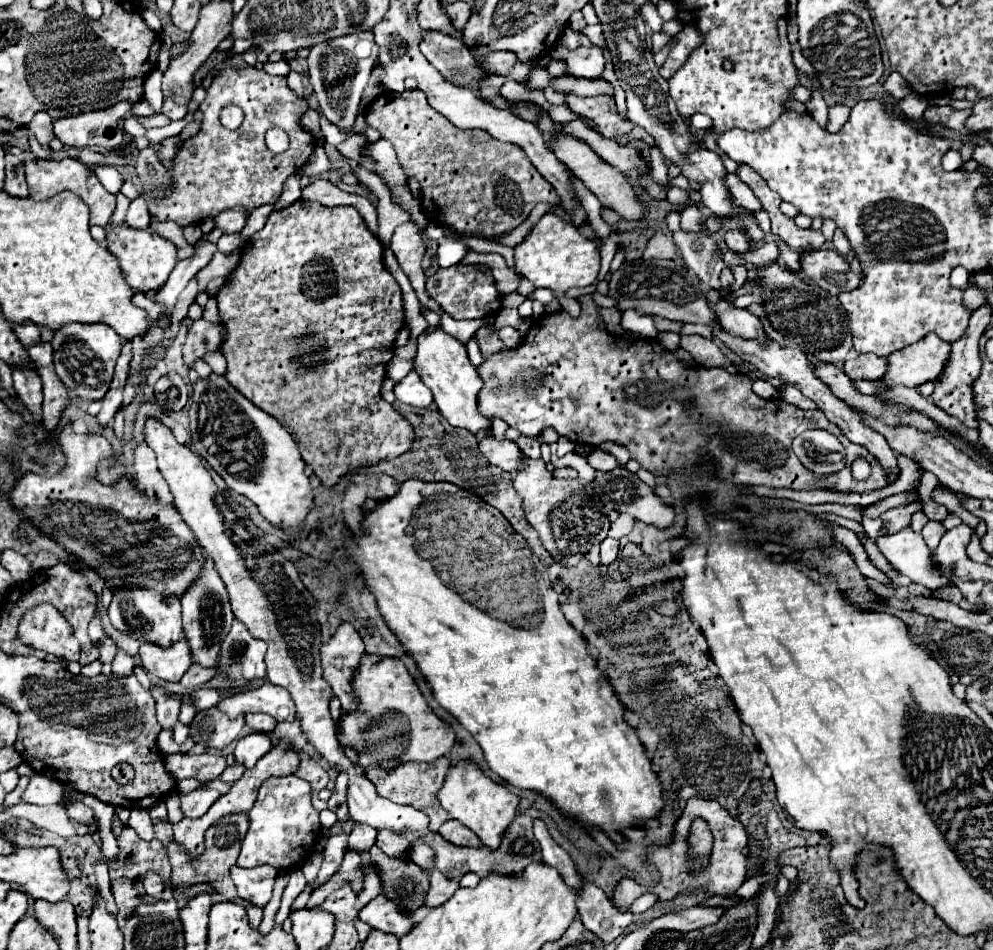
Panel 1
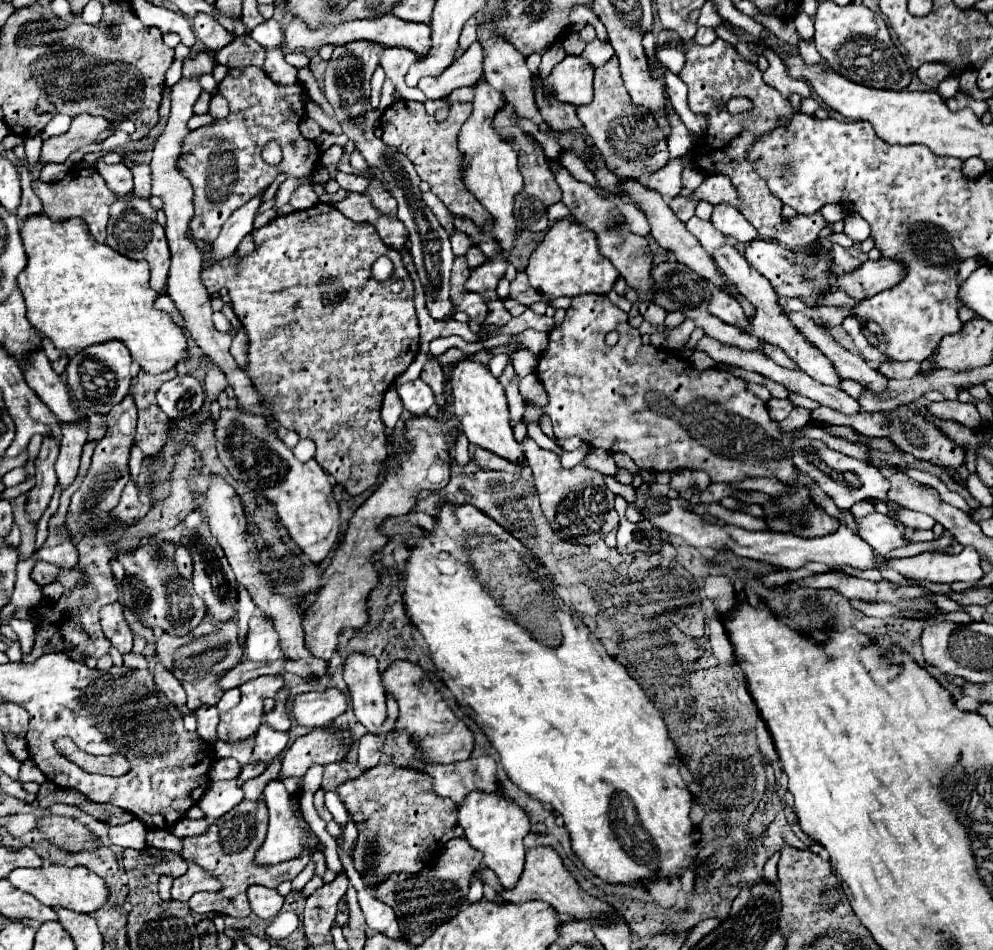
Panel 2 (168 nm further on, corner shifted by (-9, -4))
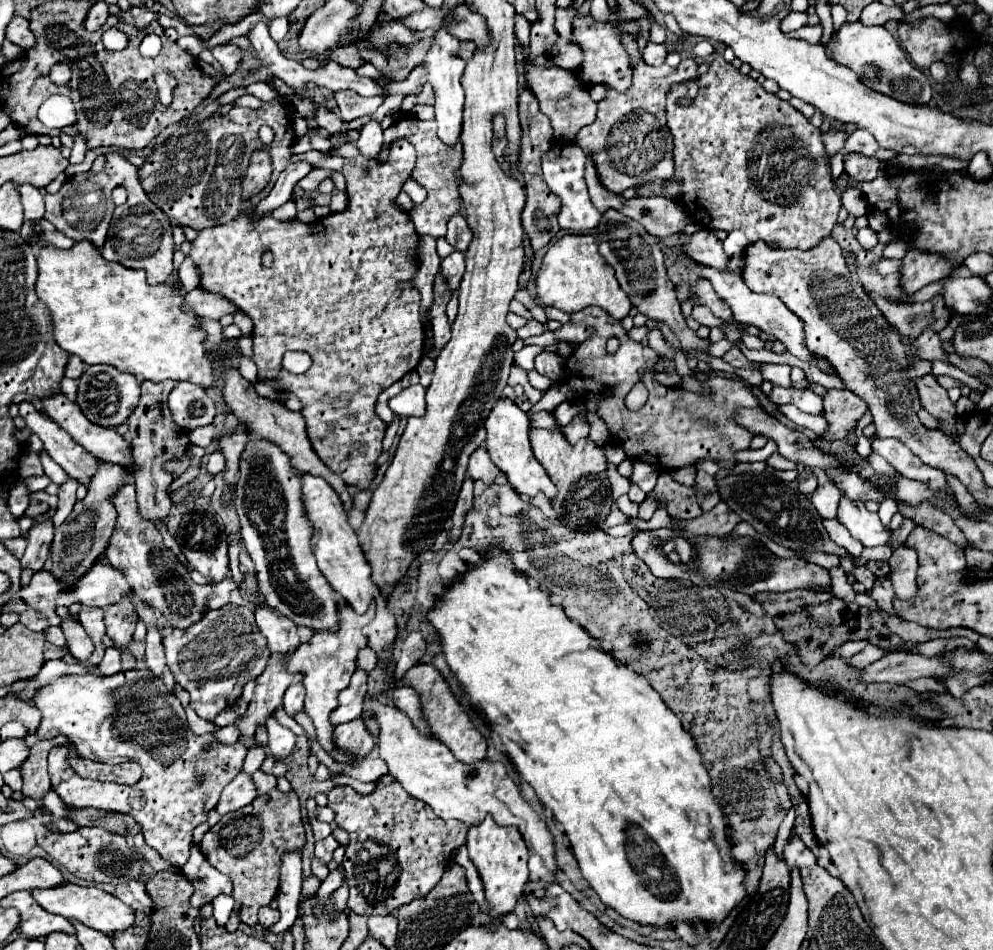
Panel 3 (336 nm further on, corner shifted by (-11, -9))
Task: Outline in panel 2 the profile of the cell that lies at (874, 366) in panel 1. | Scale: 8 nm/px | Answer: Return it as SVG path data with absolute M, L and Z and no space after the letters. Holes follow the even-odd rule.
M885 362L885 364L881 364L879 372L887 378L905 380L905 378L915 378L923 370L921 370L919 362Z

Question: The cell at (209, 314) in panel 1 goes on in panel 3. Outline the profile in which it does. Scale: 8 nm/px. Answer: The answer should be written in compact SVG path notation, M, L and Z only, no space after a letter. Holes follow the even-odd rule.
M235 311L235 313L233 313L233 323L241 329L241 335L251 335L251 331L253 331L253 321L251 321L245 313Z

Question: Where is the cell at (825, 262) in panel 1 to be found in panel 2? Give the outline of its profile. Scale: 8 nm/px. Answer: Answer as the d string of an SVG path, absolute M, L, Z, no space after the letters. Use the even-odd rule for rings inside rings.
M879 258L879 260L863 262L863 266L851 274L845 274L845 272L839 274L835 284L841 290L845 290L851 298L865 300L875 296L877 292L897 286L905 274L907 274L907 268L905 264L901 264L901 260Z

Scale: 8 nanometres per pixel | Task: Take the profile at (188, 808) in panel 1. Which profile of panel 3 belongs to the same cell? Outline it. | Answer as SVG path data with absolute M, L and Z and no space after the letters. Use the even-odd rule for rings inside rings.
M239 773L239 775L223 789L215 811L223 817L223 815L227 815L227 813L231 813L231 811L237 811L237 809L249 805L255 797L257 797L257 789L255 789L253 779L247 777L245 773Z

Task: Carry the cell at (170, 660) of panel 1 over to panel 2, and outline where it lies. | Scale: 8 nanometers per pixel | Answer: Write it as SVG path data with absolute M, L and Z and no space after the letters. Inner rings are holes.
M237 616L229 622L201 622L197 628L193 628L185 638L173 638L169 634L165 634L159 644L157 644L157 654L159 660L179 678L179 682L183 684L185 692L187 692L187 704L193 704L193 710L201 708L201 706L215 706L221 696L223 696L223 688L219 686L219 676L225 674L227 670L231 670L233 666L237 666L245 654L245 648L239 644L239 624L237 624ZM209 642L217 642L217 648L207 650L203 654L195 654L197 646L209 646Z

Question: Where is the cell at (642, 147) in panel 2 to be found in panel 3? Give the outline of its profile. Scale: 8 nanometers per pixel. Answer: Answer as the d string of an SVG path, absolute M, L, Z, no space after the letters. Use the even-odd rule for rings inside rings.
M625 33L623 37L621 37L621 41L623 41L623 45L627 47L627 51L629 53L633 53L633 85L631 85L631 89L627 89L627 93L619 93L619 91L613 91L613 89L607 89L607 85L603 85L605 87L605 91L607 91L607 95L605 95L605 99L601 99L597 105L599 105L599 111L597 111L597 119L595 119L595 123L591 123L591 125L587 125L587 127L583 127L579 133L577 133L577 143L589 153L593 153L593 161L595 161L595 167L597 167L597 173L599 173L599 179L601 179L601 183L609 189L609 191L613 191L613 193L623 193L627 187L641 187L641 185L649 185L653 179L669 179L671 175L673 175L673 145L669 145L669 143L673 143L673 137L671 135L647 135L647 133L651 133L651 131L659 131L659 129L663 129L665 127L665 95L667 95L667 91L669 91L669 87L671 87L671 83L681 83L681 81L687 81L687 79L691 79L691 77L695 77L697 75L697 63L691 59L691 57L685 57L677 67L669 67L669 65L661 65L661 67L649 67L649 65L645 65L643 61L641 63L637 63L637 53L639 53L639 49L637 49L637 41L635 41L635 37L633 35L629 35L629 33Z

